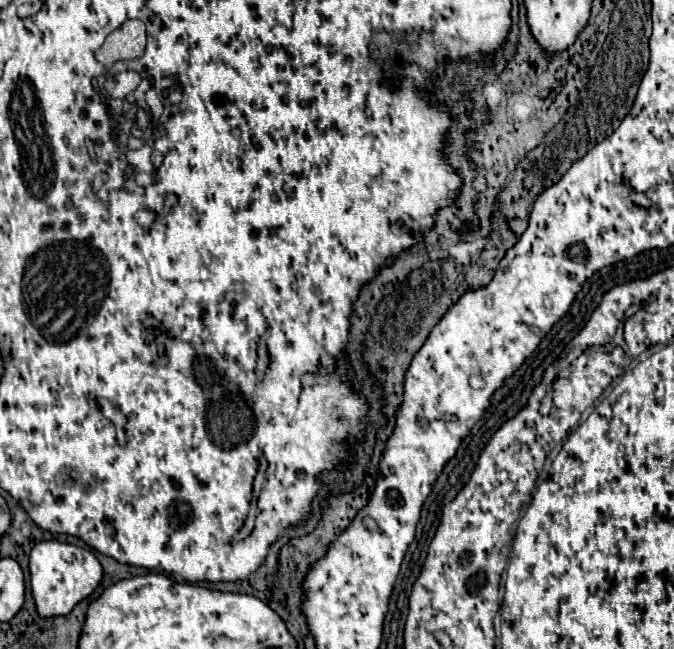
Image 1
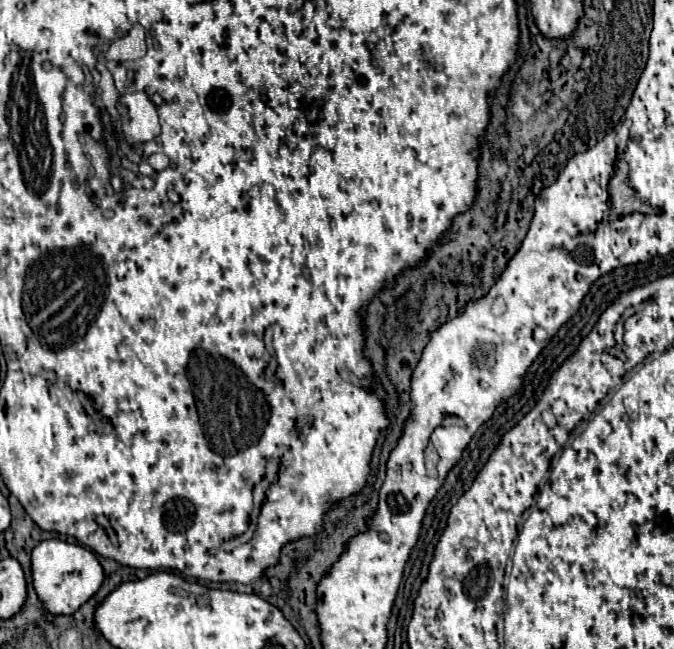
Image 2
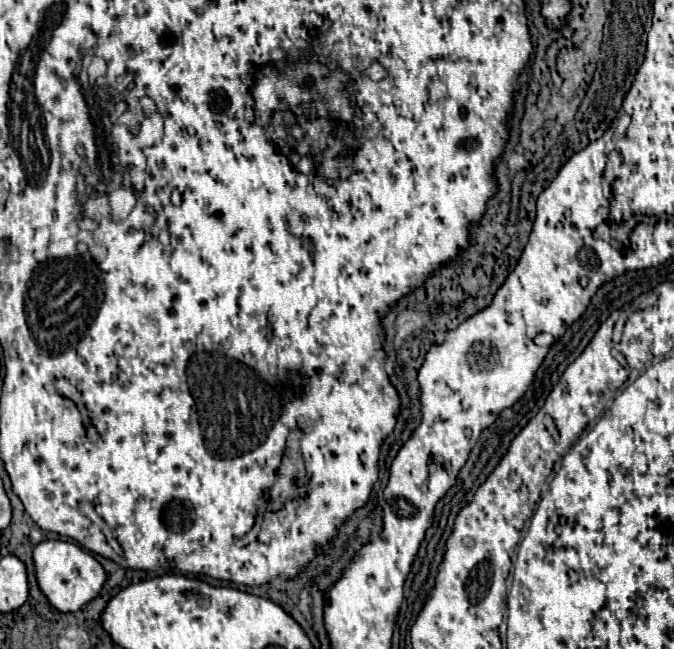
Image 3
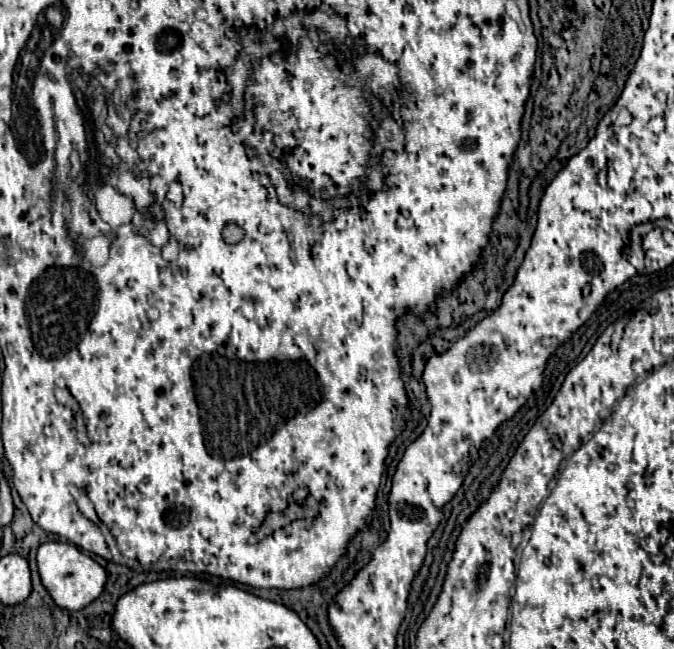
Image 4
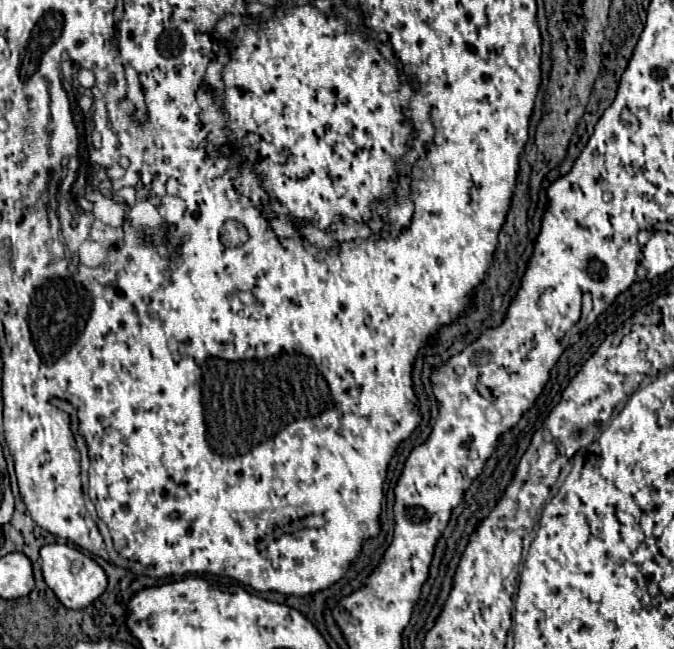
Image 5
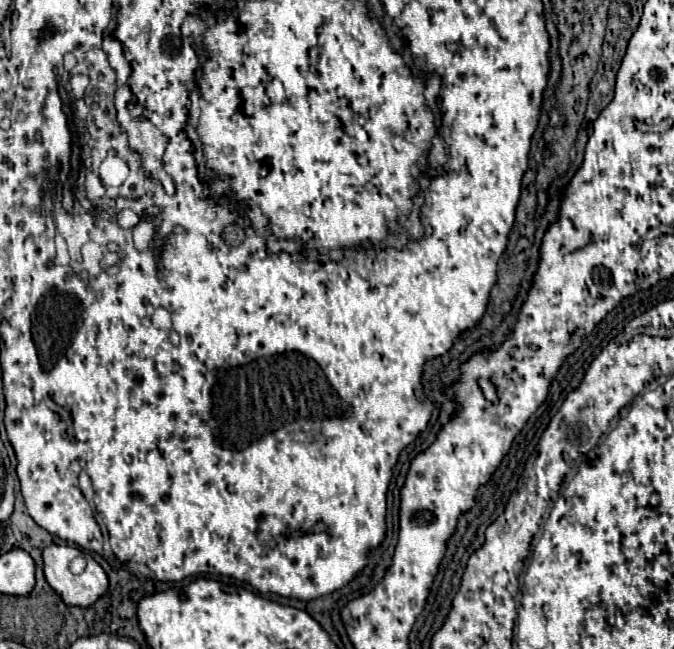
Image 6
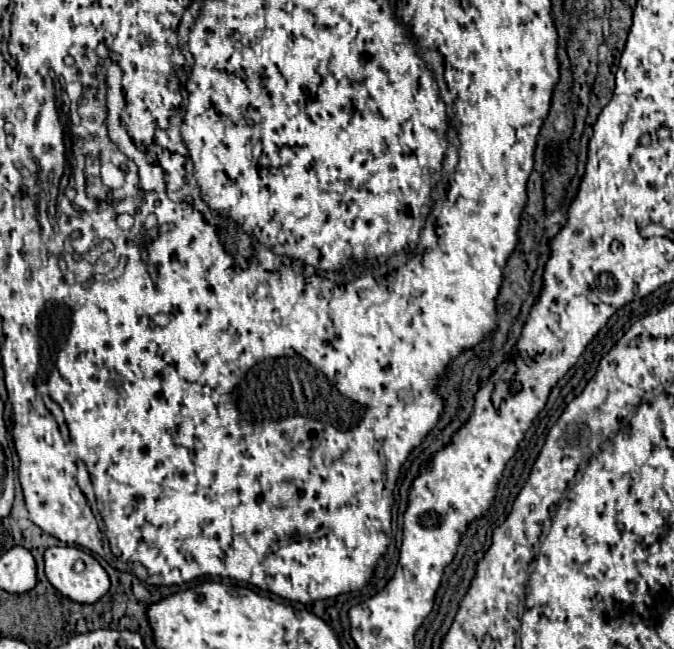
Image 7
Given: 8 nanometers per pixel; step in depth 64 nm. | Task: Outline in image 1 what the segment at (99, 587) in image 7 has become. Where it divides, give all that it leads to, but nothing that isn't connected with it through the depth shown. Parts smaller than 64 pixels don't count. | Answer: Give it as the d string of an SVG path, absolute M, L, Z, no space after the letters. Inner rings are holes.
M42 540L30 552L30 584L40 618L66 616L80 600L90 596L102 580L102 566L90 550L58 540Z

